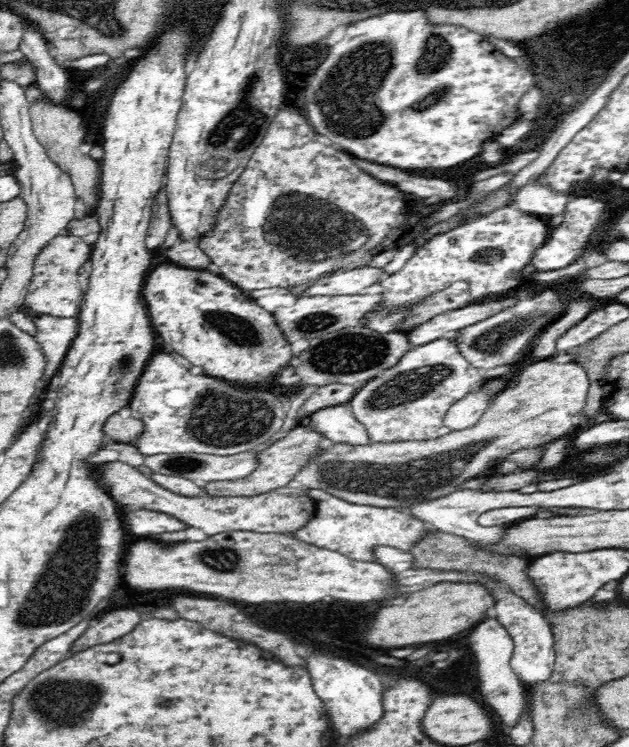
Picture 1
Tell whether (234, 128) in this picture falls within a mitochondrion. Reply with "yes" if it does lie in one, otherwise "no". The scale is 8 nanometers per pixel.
yes

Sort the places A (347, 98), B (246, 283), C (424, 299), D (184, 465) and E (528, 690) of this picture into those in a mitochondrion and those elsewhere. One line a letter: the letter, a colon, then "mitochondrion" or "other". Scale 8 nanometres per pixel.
A: mitochondrion
B: other
C: other
D: mitochondrion
E: other

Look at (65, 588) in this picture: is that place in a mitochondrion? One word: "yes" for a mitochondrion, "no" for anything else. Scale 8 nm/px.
yes

